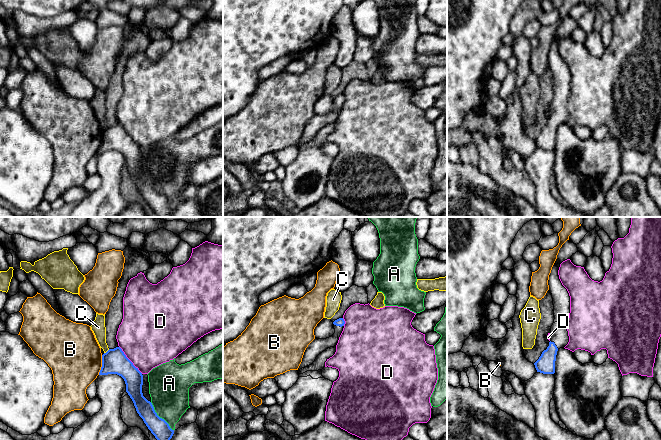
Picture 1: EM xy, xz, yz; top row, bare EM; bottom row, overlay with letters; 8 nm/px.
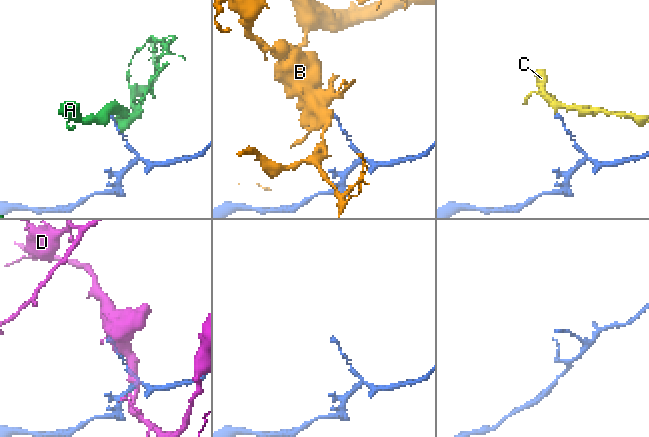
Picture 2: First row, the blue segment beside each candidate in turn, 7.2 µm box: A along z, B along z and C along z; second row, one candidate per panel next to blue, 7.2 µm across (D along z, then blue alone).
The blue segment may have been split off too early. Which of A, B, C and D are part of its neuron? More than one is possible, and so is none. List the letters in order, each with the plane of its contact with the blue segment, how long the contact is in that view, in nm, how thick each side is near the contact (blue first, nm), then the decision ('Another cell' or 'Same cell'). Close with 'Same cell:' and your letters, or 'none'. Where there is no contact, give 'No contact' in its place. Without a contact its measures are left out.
A: Touches blue in xy. Shared border 300 nm. Thickness 150 nm (blue) against 320 nm. Another cell
B: Touches blue in xy. Shared border 160 nm. Thickness 200 nm (blue) against 440 nm. Another cell
C: Touches blue in xy. Shared border 60 nm. Thickness 200 nm (blue) against 110 nm. Another cell
D: Touches blue in xy. Shared border 300 nm. Thickness 200 nm (blue) against 480 nm. Another cell
Same cell: none

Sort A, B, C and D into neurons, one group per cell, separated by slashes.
A / B / C / D

